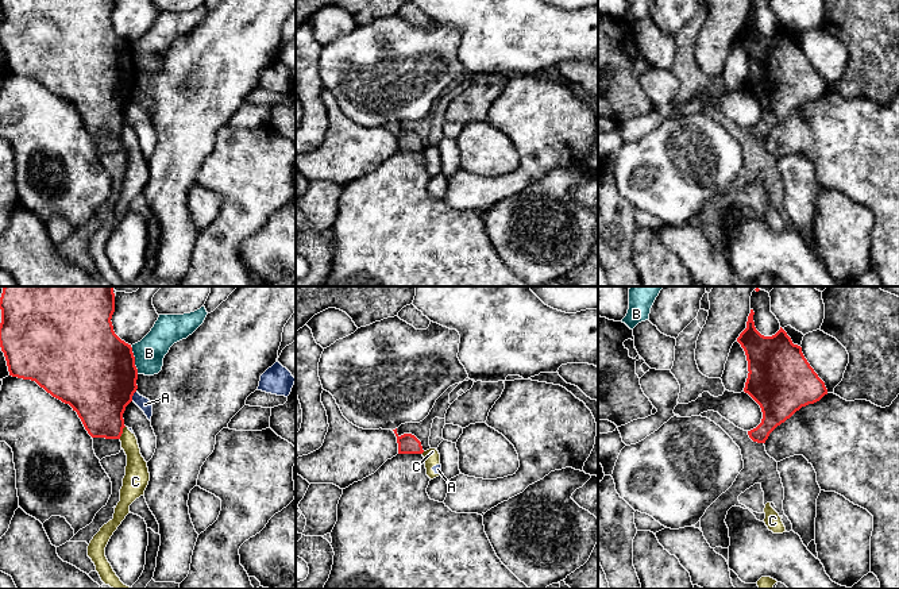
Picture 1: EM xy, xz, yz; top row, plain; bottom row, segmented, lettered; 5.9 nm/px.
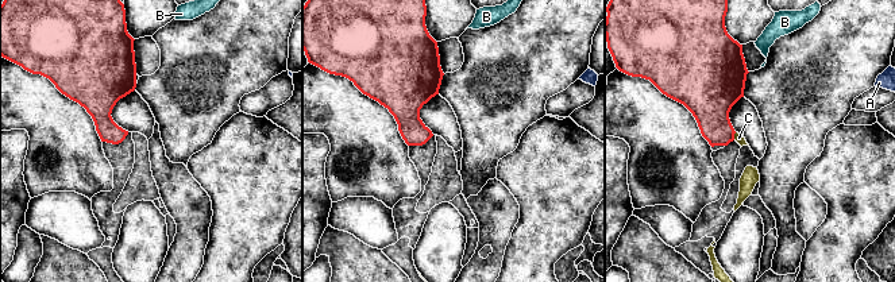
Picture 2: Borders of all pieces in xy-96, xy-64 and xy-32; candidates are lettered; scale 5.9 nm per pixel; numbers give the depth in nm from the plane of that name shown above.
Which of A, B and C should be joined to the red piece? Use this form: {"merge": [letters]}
{"merge": []}

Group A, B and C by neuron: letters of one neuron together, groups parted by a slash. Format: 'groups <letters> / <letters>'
groups A C / B

